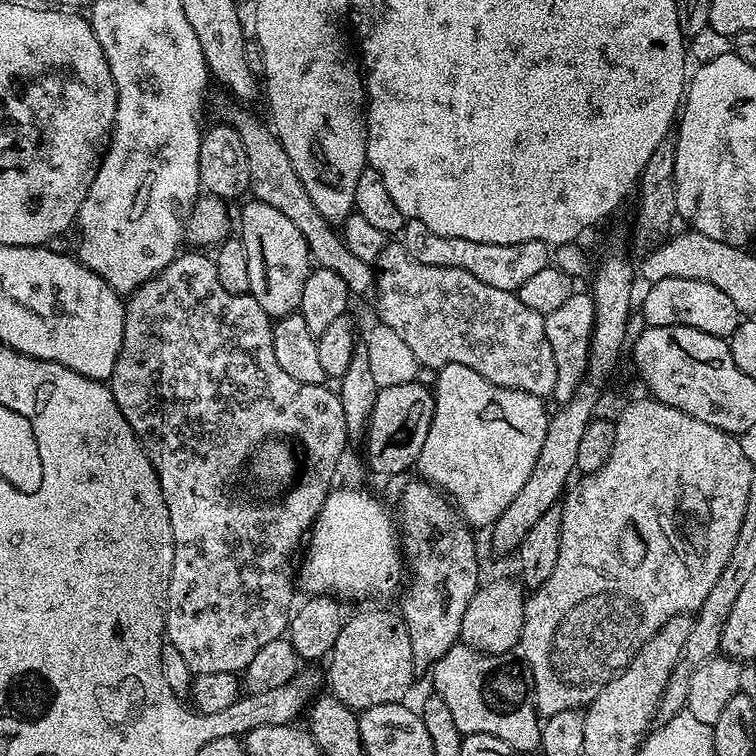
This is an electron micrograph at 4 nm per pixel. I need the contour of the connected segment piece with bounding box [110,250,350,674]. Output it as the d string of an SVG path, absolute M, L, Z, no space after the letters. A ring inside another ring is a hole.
M200 250L181 251L170 262L170 266L166 266L154 278L150 278L142 286L138 286L127 297L124 305L124 333L122 334L122 350L118 350L118 358L114 362L114 370L110 387L114 394L114 402L118 402L118 410L122 410L122 414L126 418L126 422L130 422L130 426L134 430L134 434L140 439L140 445L146 450L146 454L150 458L150 462L154 466L154 470L158 474L158 482L162 486L162 498L166 498L166 510L170 510L170 530L174 533L174 562L170 570L170 586L168 587L168 610L164 613L164 626L166 629L167 643L174 646L174 650L178 650L178 654L182 654L182 658L186 658L186 666L190 666L193 673L196 674L222 674L223 672L243 673L244 667L254 658L254 654L258 654L258 650L262 650L262 646L266 646L266 642L274 642L281 639L287 633L290 613L293 611L294 603L292 604L292 584L294 588L294 560L292 564L292 555L296 552L296 547L311 533L312 523L316 521L316 515L320 513L320 507L324 505L324 497L330 491L332 479L336 476L336 467L340 464L340 455L344 452L344 447L350 443L348 435L348 427L346 426L346 414L342 414L342 402L339 395L335 391L332 392L328 386L324 384L299 384L294 382L294 378L290 378L290 374L286 374L286 370L282 370L282 365L278 363L277 356L274 355L274 338L272 337L273 321L266 314L266 310L262 310L262 306L258 306L258 302L252 296L247 294L239 296L238 294L230 294L230 290L225 290L222 287L222 282L218 282L218 270L216 269L216 261L211 255L203 256L203 251ZM273 438L291 438L293 441L300 440L300 444L304 447L304 456L302 452L302 471L299 473L298 479L294 486L287 489L288 492L284 496L284 504L251 504L248 500L243 500L240 496L235 496L232 491L236 488L236 475L240 471L245 471L246 465L251 461L255 451L261 444Z

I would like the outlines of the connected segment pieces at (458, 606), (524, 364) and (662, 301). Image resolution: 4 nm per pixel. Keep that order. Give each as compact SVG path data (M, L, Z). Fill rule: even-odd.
M415 478L400 492L400 516L398 512L398 535L402 541L402 556L406 561L407 577L404 592L404 605L398 608L399 615L406 622L406 630L410 634L410 650L412 651L413 669L431 669L432 665L458 643L462 628L462 614L466 614L466 606L470 606L470 598L474 598L476 589L482 583L480 564L476 561L476 540L473 529L460 514L459 508L449 497L445 496L436 485L429 480Z
M385 243L374 265L376 286L376 312L379 323L390 326L394 334L402 337L410 346L414 358L425 369L438 370L447 364L470 366L482 378L503 388L522 390L541 398L551 397L554 390L554 350L544 340L544 317L538 315L516 293L497 290L478 282L474 274L458 270L454 266L426 266L426 262L414 262L406 254L403 243Z
M665 278L647 285L648 293L644 301L639 301L638 312L644 315L644 324L650 328L658 326L690 326L706 334L727 338L734 334L742 315L734 306L729 295L718 290L709 282L695 281L691 278Z

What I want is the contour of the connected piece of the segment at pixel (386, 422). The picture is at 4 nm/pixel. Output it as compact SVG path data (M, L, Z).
M420 383L390 386L376 393L362 443L369 470L380 476L400 476L407 468L411 469L422 450L422 442L426 442L426 433L434 418L434 398L432 388Z

